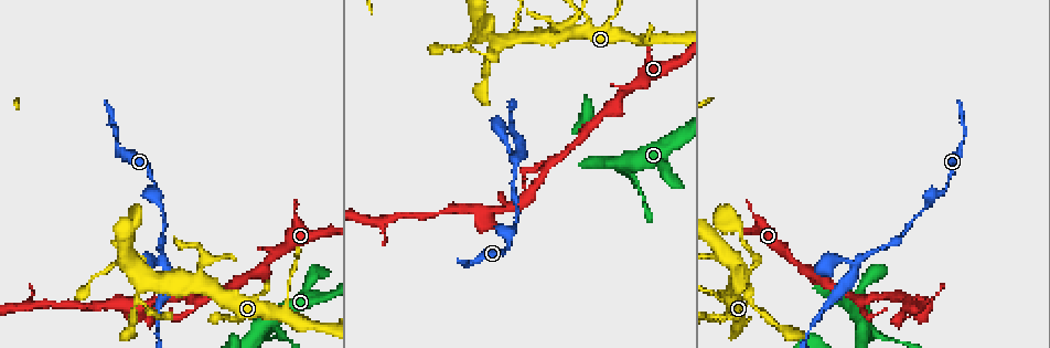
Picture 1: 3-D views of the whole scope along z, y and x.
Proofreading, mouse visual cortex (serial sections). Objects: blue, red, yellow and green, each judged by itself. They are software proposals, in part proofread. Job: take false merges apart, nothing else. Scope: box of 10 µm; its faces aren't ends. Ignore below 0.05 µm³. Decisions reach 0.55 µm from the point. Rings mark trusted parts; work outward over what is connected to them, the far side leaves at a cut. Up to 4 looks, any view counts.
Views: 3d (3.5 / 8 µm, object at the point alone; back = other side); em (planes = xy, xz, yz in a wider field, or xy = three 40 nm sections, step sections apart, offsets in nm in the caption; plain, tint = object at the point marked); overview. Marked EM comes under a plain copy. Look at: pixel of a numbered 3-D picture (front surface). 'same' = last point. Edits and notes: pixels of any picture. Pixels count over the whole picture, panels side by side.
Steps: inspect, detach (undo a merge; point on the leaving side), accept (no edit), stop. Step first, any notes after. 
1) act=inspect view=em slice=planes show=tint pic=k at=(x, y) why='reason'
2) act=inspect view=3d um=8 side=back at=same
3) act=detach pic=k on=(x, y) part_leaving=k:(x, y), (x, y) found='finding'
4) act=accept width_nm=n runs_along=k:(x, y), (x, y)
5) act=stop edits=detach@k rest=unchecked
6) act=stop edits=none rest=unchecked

act=inspect view=3d um=3.5 pic=1 at=(625, 167)

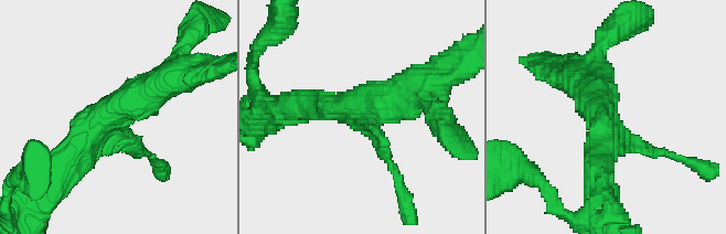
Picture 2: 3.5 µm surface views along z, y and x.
act=accept runs_along=2:(585, 78), (627, 139), (661, 152) found='one cell here'

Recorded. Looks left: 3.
act=inspect view=3d um=3.5 pic=1 at=(131, 306) why='a narrow waist'

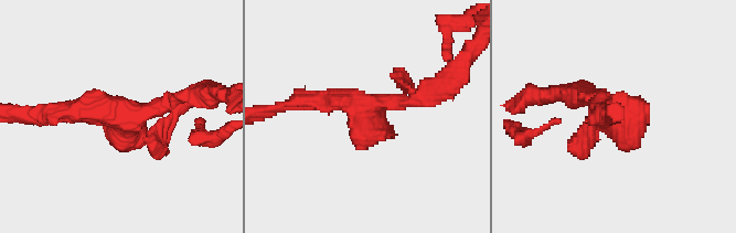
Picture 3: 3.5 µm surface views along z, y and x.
act=inspect view=em slice=xy step=3 show=tint pic=3 at=(368, 104)

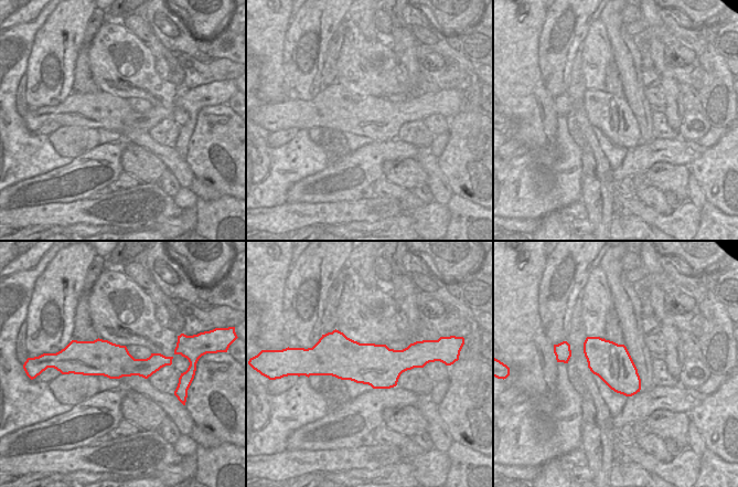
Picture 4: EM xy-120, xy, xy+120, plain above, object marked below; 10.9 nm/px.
act=accept runs_along=3:(189, 96), (146, 113), (46, 116) found='one cell here'

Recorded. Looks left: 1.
act=stop edits=none rest=unchecked

